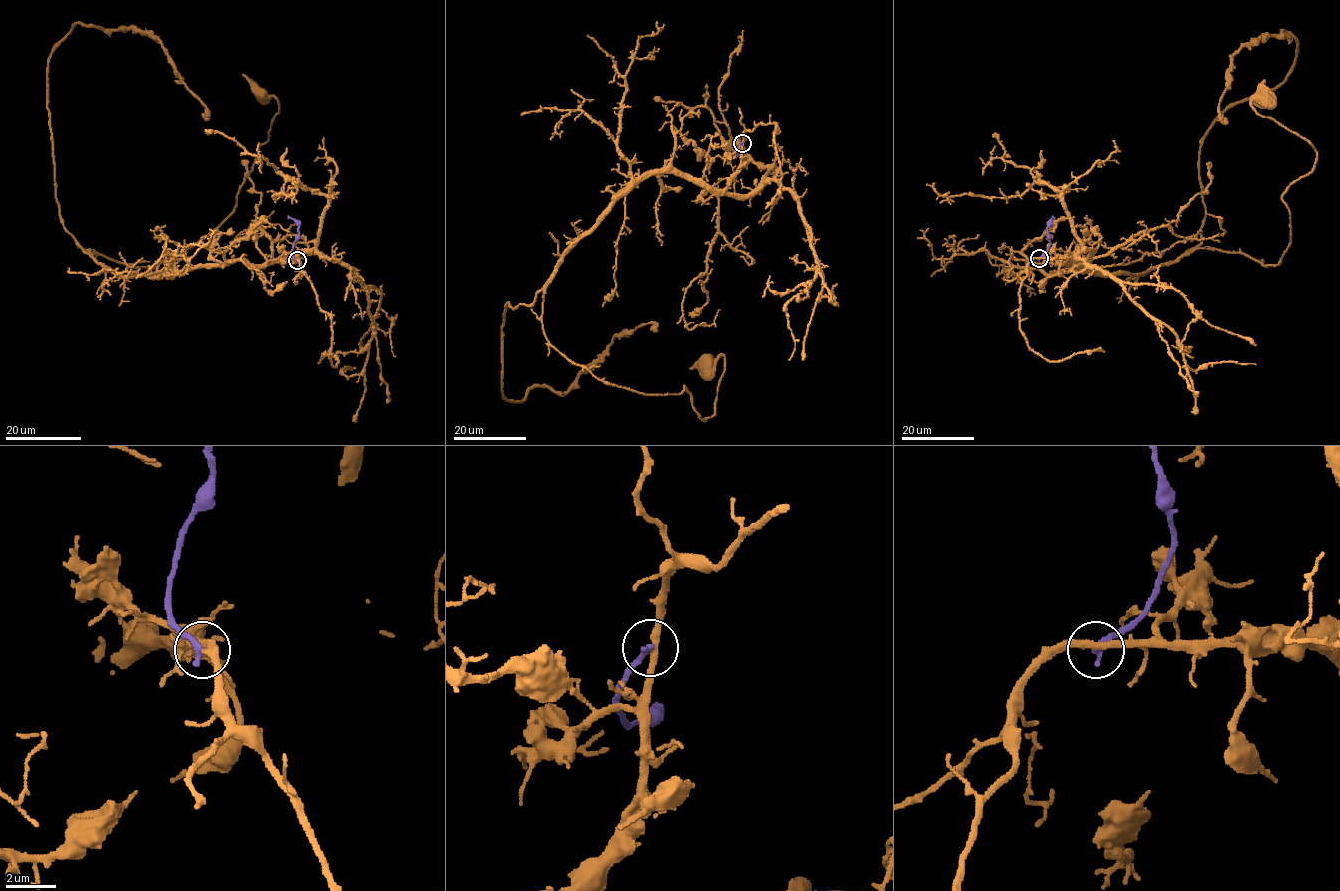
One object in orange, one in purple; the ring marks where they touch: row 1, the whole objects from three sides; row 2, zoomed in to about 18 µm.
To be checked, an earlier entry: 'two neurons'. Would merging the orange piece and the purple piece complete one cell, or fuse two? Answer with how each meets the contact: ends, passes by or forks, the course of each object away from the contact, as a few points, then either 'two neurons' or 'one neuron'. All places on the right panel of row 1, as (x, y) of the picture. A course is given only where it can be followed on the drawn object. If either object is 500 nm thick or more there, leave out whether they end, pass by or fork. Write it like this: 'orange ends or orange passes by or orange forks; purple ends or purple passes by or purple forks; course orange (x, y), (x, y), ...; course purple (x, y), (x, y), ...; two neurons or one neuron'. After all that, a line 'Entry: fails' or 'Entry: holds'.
orange passes by; purple ends; course orange (1039, 258), (1143, 274), (1198, 248), (1276, 265), (1282, 195), (1316, 151), (1260, 116), (1262, 99); course purple (1039, 258), (1048, 247), (1048, 224), (1052, 216); two neurons
Entry: holds

